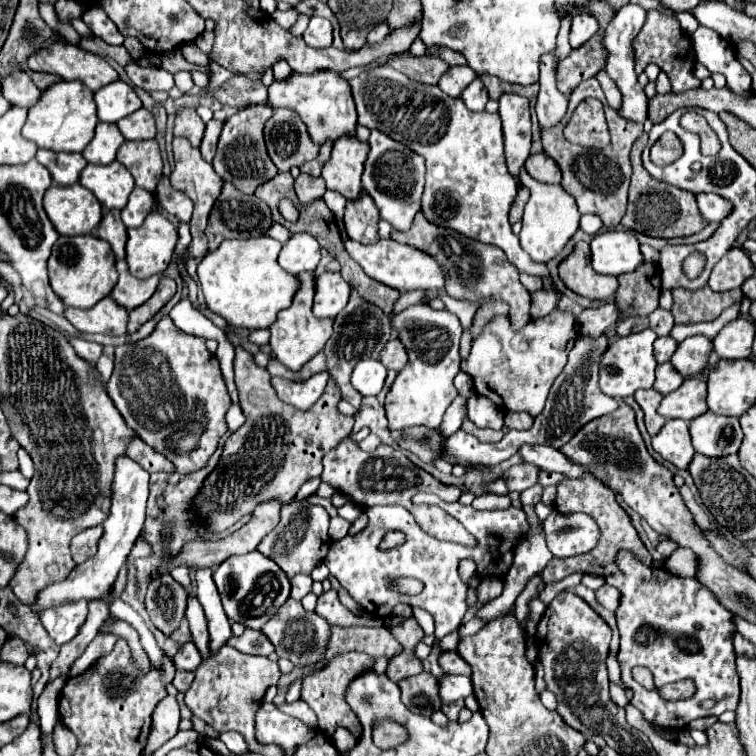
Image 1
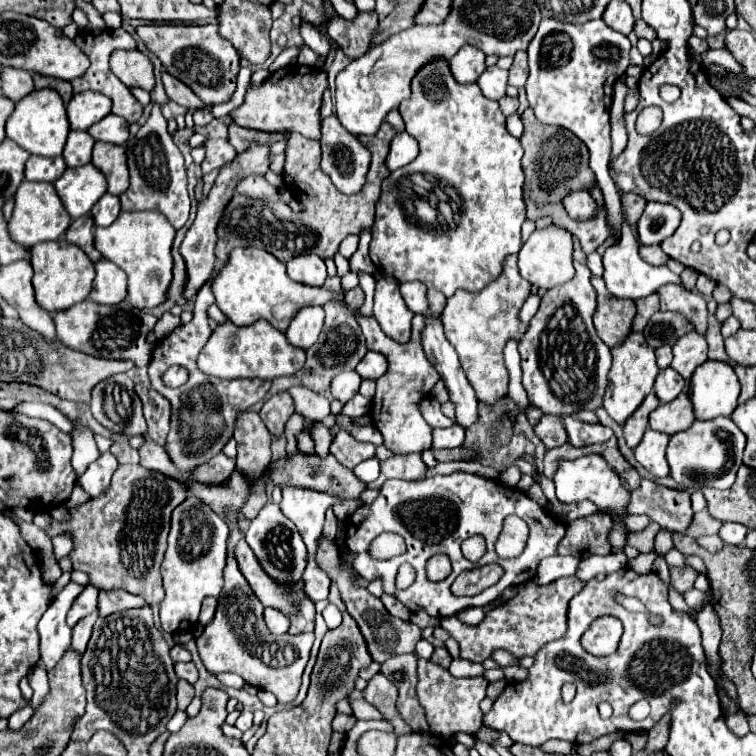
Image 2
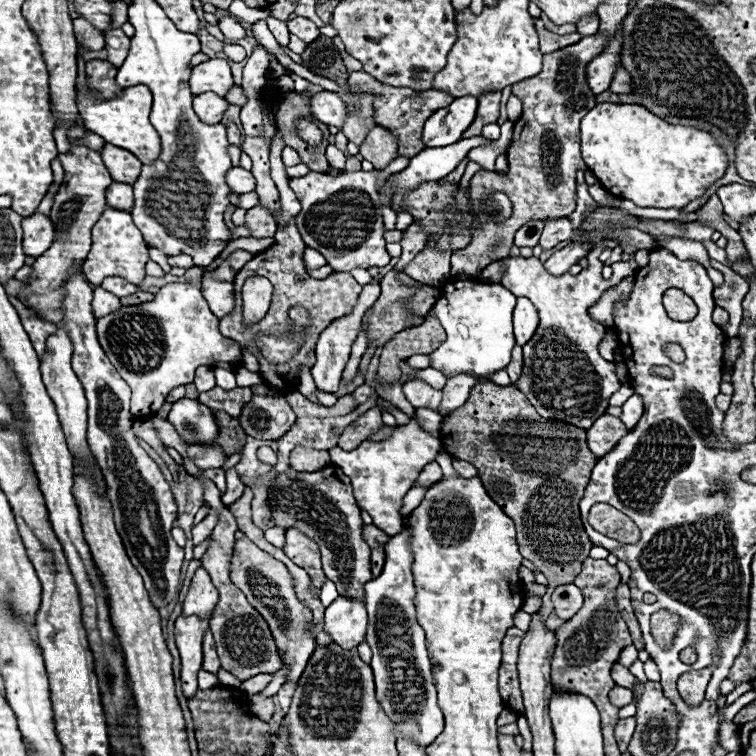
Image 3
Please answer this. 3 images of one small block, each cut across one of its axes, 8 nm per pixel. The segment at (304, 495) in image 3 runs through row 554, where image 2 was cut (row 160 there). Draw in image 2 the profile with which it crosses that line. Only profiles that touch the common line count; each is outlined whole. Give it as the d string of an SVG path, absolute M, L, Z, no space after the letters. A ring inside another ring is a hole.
M328 116L322 120L322 170L332 178L332 182L338 186L344 194L358 194L362 186L366 184L366 174L370 166L370 152L360 144L360 140L350 134L336 116Z

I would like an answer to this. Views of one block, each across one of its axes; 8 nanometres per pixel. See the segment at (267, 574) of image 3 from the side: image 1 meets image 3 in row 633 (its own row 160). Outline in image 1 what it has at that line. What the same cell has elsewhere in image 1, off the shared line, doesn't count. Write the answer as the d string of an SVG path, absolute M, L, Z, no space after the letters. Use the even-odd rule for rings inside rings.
M278 108L278 112L266 122L264 140L278 172L288 172L292 166L302 166L304 162L314 160L320 148L310 138L300 116L288 108Z

